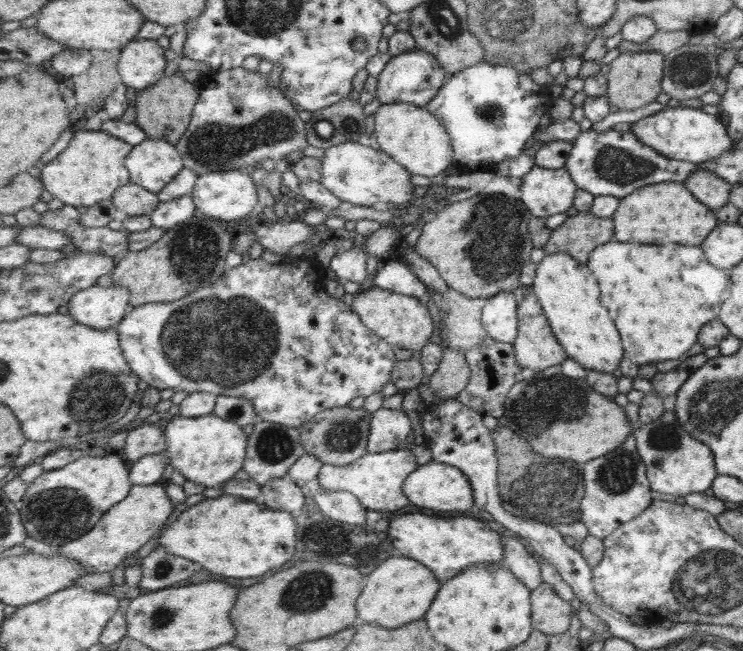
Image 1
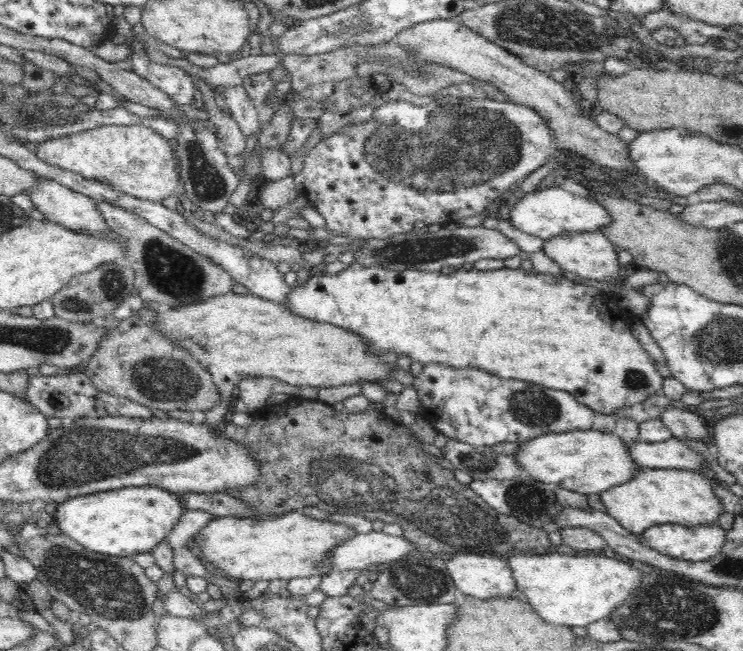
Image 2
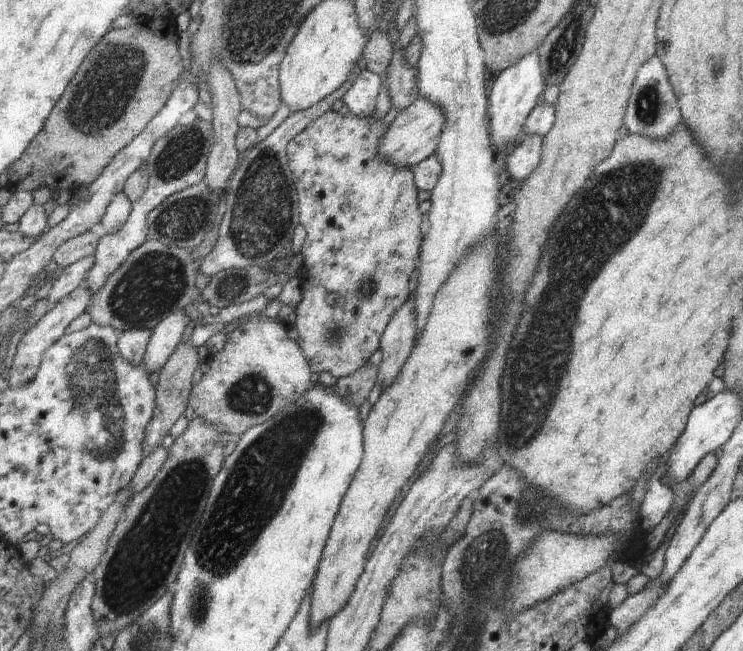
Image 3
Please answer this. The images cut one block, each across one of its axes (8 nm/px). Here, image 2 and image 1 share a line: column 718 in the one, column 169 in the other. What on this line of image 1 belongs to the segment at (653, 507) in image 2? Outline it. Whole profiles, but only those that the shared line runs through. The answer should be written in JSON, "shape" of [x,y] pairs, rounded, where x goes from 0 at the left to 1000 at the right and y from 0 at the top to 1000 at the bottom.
{"shape":[[[223,740],[180,745],[174,762],[155,779],[148,780],[133,805],[108,828],[92,833],[75,842],[86,854],[96,854],[113,866],[120,880],[149,880],[157,869],[168,868],[171,857],[190,845],[195,833],[201,833],[209,820],[214,820],[219,808],[227,802],[236,776],[225,759]]]}

